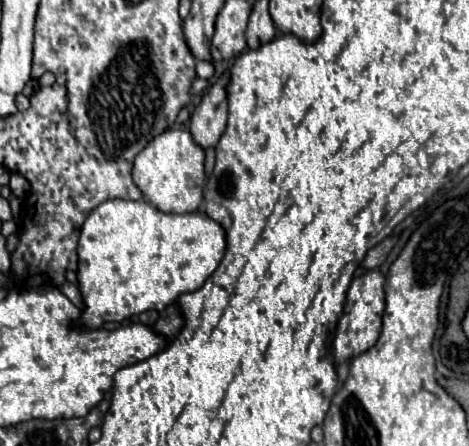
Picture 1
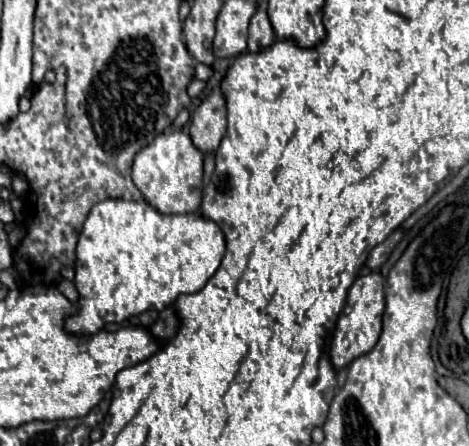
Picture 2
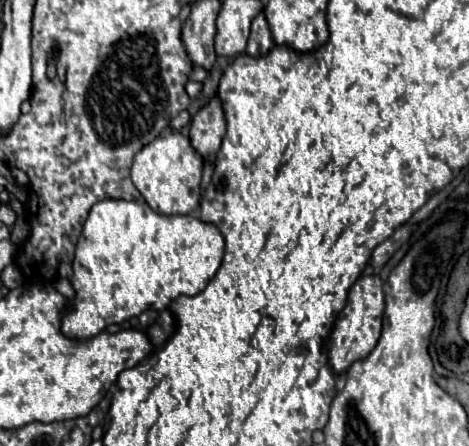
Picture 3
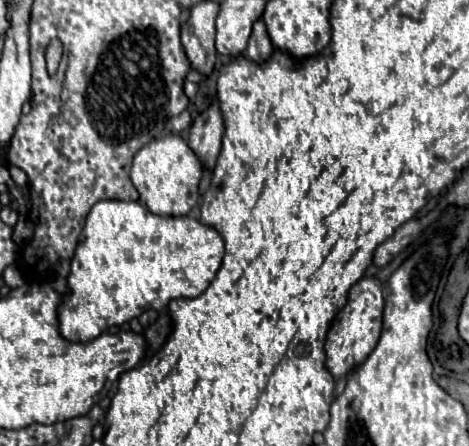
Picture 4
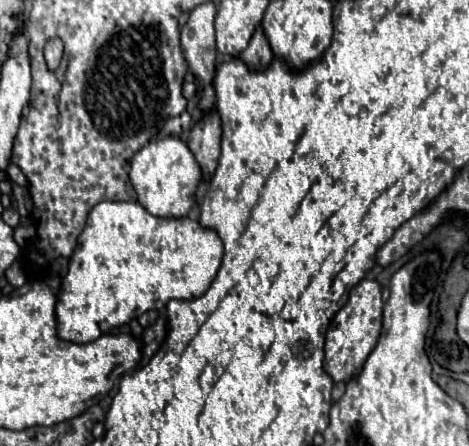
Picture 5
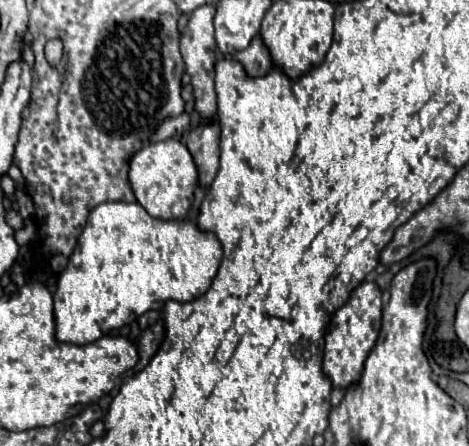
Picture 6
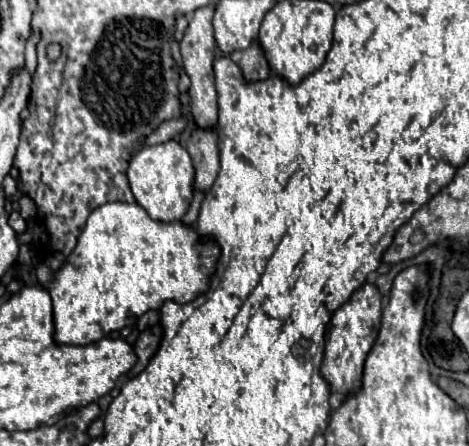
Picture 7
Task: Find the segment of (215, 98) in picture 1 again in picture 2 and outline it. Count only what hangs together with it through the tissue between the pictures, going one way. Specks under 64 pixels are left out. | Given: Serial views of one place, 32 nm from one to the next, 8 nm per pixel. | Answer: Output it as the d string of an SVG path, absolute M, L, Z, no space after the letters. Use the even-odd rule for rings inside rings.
M214 88L214 92L200 104L200 108L192 116L190 138L200 152L210 154L218 150L224 132L226 132L224 98L220 96L220 88Z

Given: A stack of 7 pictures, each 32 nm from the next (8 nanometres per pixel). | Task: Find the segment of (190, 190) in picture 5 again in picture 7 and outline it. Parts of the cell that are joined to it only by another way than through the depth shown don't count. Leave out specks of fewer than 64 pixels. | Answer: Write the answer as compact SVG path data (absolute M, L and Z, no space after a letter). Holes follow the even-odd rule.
M168 140L164 144L148 146L136 152L136 156L132 156L128 166L128 180L136 202L148 212L152 220L174 222L180 220L190 206L192 192L194 192L192 188L194 166L186 148L182 148L174 140Z

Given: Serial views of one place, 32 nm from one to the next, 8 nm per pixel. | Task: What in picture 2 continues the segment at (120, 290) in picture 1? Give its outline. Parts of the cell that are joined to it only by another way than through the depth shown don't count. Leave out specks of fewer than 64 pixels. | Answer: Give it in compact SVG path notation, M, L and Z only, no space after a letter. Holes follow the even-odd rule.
M104 200L98 202L82 228L76 264L74 264L74 286L78 290L76 314L66 318L64 330L76 336L92 336L106 324L118 324L130 316L138 316L146 310L164 310L180 294L196 294L218 270L224 256L224 234L212 220L204 220L194 214L160 214L146 200Z

